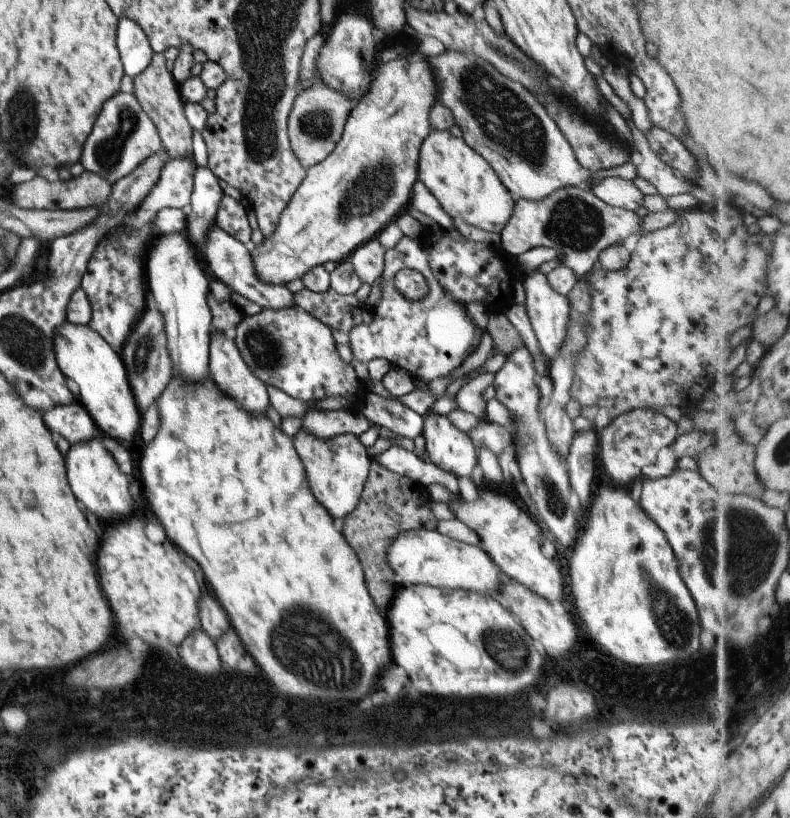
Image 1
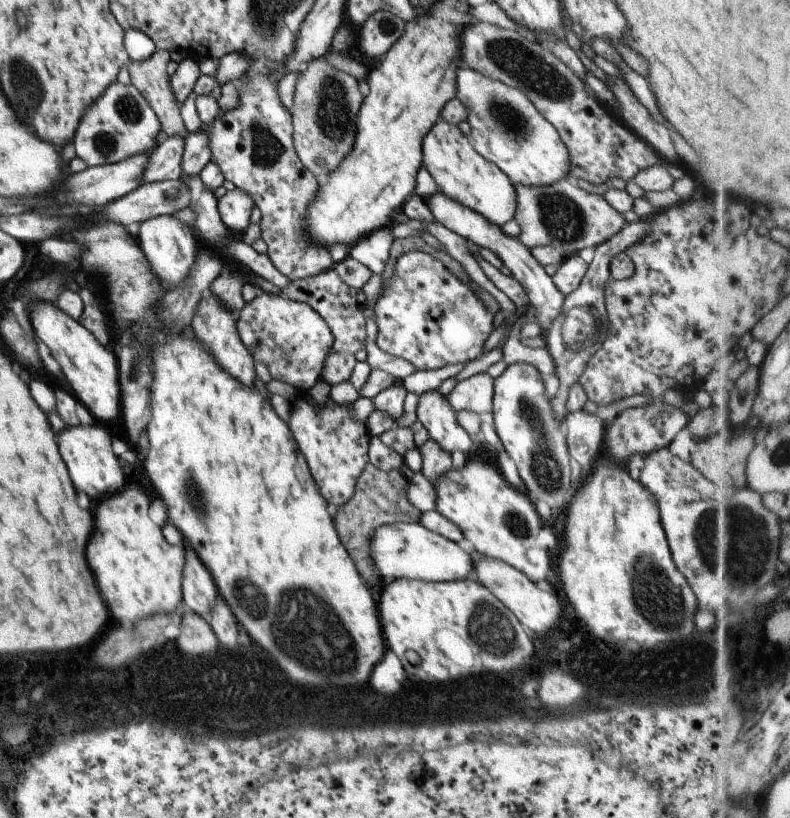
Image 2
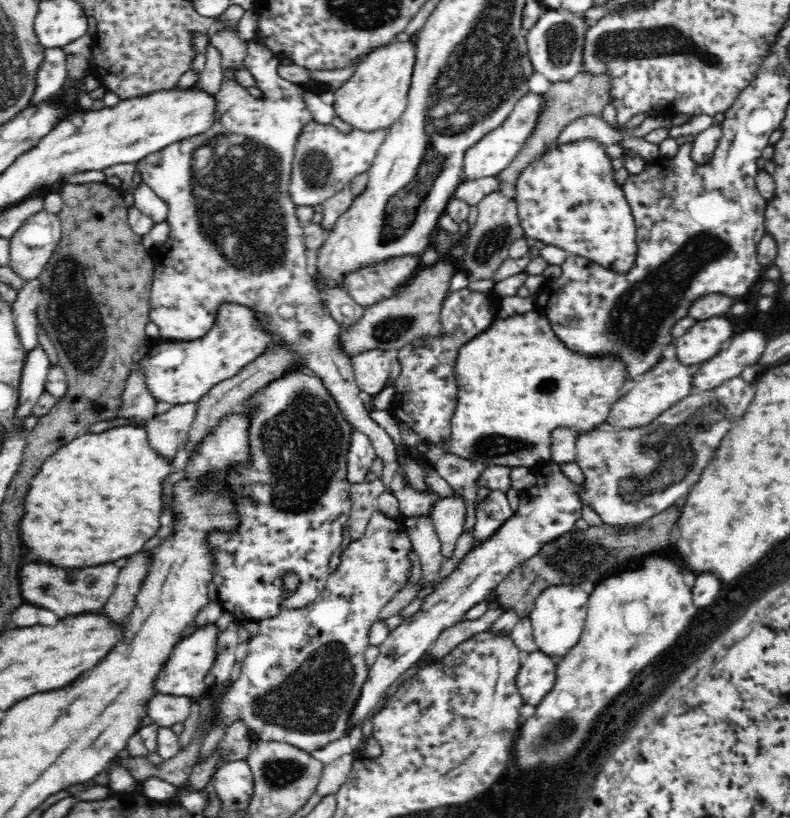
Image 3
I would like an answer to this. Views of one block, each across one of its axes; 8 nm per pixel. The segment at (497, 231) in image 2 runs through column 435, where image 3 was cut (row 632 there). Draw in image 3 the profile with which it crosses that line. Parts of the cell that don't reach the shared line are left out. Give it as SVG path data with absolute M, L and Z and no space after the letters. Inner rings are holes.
M210 622L195 629L192 633L174 648L174 653L166 662L166 668L162 670L156 687L158 691L164 694L176 696L189 696L195 701L208 691L208 687L204 683L206 676L212 672L212 666L218 657L218 639L220 638L220 627L216 623Z

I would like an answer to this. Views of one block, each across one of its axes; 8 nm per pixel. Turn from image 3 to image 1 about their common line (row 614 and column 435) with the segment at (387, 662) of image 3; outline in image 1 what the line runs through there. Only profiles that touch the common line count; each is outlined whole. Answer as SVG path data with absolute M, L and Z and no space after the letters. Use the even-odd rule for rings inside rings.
M429 413L422 416L422 431L424 438L424 450L429 454L429 460L441 470L451 473L457 477L469 477L471 470L477 468L477 449L471 442L467 433L457 430L453 423L443 415Z

